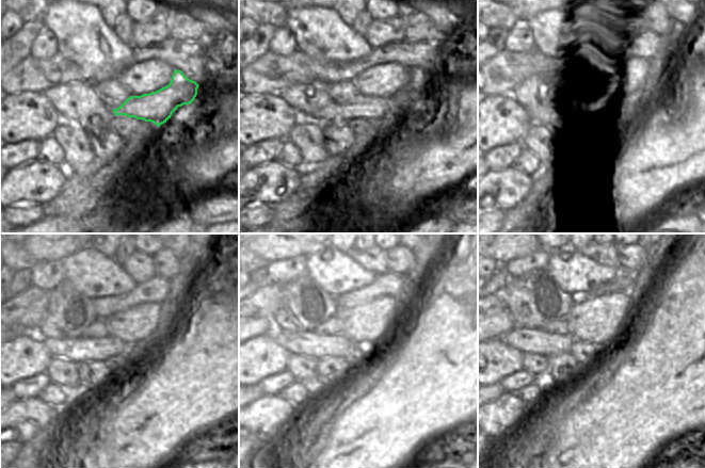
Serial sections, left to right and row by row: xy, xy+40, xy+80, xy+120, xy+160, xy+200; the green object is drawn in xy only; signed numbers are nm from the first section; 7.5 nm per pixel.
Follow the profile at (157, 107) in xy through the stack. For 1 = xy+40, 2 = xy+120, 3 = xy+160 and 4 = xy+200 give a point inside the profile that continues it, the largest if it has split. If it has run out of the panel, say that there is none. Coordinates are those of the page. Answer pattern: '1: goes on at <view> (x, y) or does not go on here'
1: goes on at xy+40 (369, 107)
2: goes on at xy+120 (80, 350)
3: goes on at xy+160 (310, 344)
4: goes on at xy+200 (526, 340)

